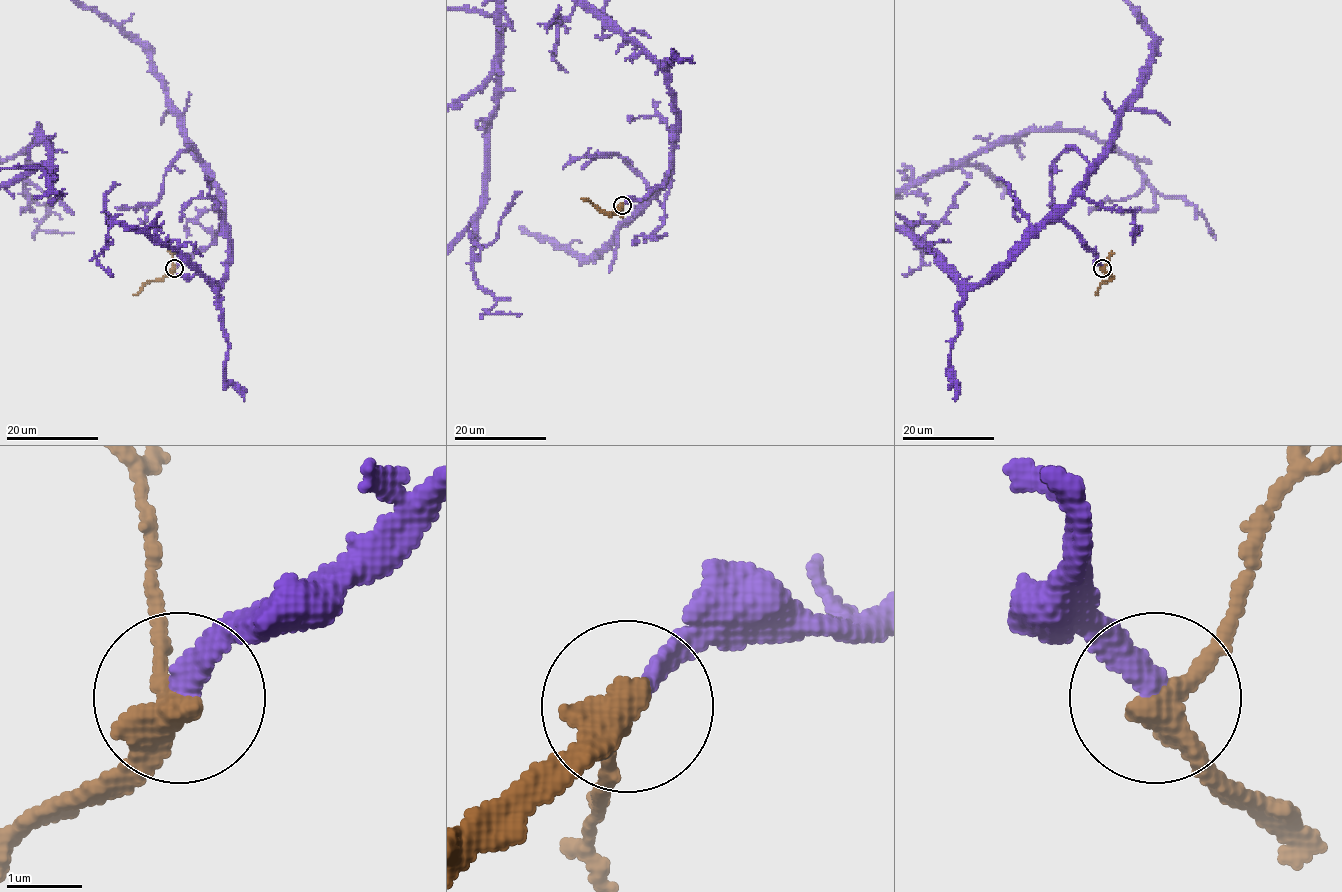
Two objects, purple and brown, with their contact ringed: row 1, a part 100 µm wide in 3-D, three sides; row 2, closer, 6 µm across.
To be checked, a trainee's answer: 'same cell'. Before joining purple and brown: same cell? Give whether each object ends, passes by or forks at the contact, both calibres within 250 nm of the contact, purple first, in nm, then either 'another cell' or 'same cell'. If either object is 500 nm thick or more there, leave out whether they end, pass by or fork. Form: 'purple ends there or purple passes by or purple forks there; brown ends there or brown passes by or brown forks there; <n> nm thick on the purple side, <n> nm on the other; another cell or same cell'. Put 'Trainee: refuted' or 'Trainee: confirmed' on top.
Trainee: confirmed
purple ends there; brown passes by; 320 nm thick on the purple side, 360 nm on the other; same cell

